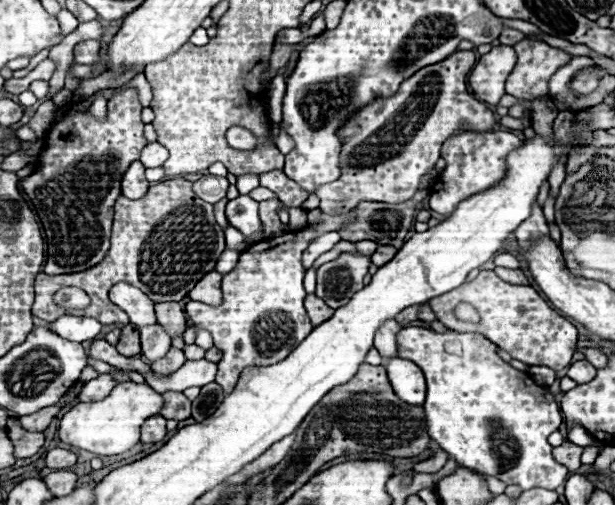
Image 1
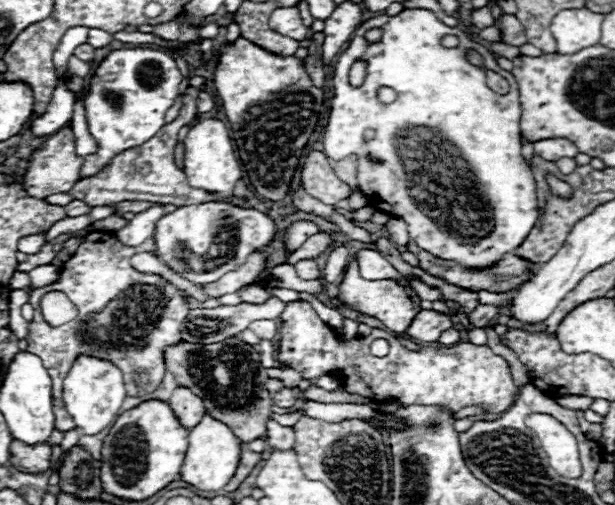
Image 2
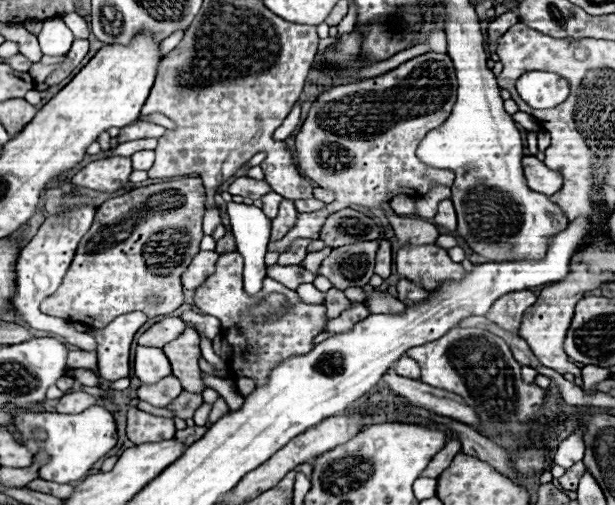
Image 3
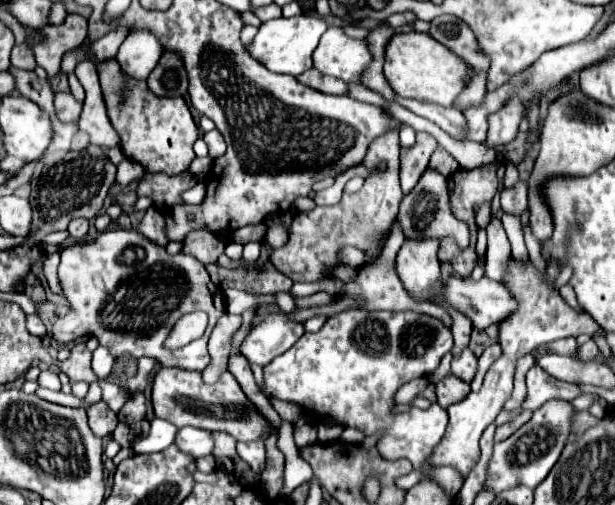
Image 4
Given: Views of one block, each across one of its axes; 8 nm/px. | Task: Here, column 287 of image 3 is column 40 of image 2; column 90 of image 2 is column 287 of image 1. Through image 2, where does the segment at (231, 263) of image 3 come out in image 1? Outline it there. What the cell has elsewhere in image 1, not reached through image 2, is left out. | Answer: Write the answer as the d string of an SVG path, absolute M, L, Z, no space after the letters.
M320 216L322 220L318 224L308 224L304 230L296 232L294 240L288 240L264 252L242 252L236 268L222 280L224 302L220 306L214 308L194 300L186 304L186 314L190 316L192 324L206 328L214 338L214 346L222 350L216 382L224 388L226 394L234 390L234 380L238 380L244 368L276 364L284 360L314 328L304 310L306 292L302 280L306 268L302 266L302 250L306 250L306 246L314 238L330 230L338 230L344 224L334 216Z

